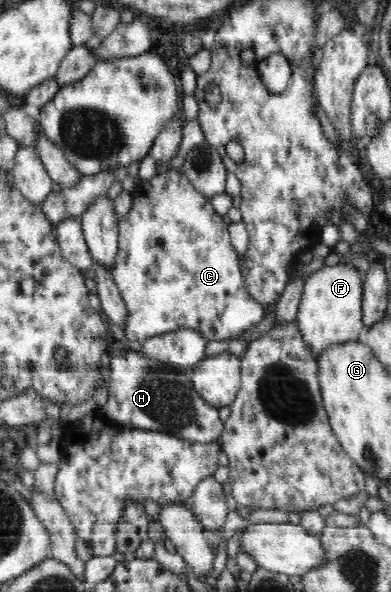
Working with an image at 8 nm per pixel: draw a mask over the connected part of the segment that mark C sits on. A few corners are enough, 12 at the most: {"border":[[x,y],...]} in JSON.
{"border":[[183,173],[140,180],[110,270],[127,344],[242,340],[228,224]]}

